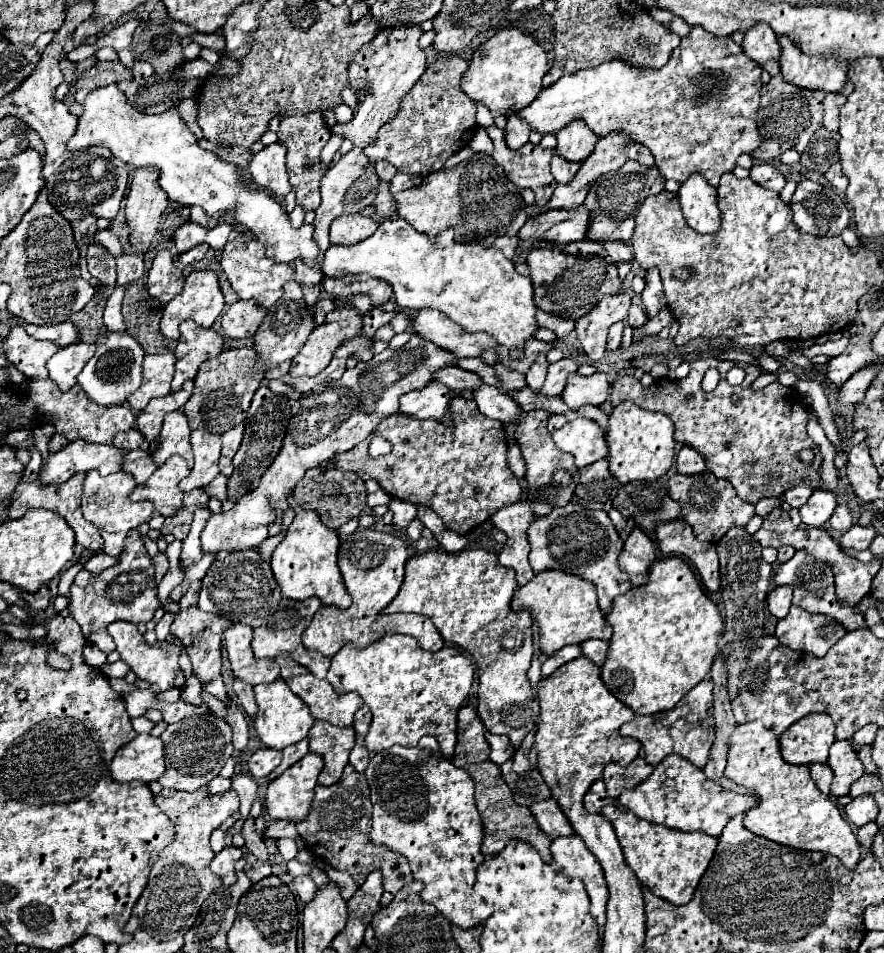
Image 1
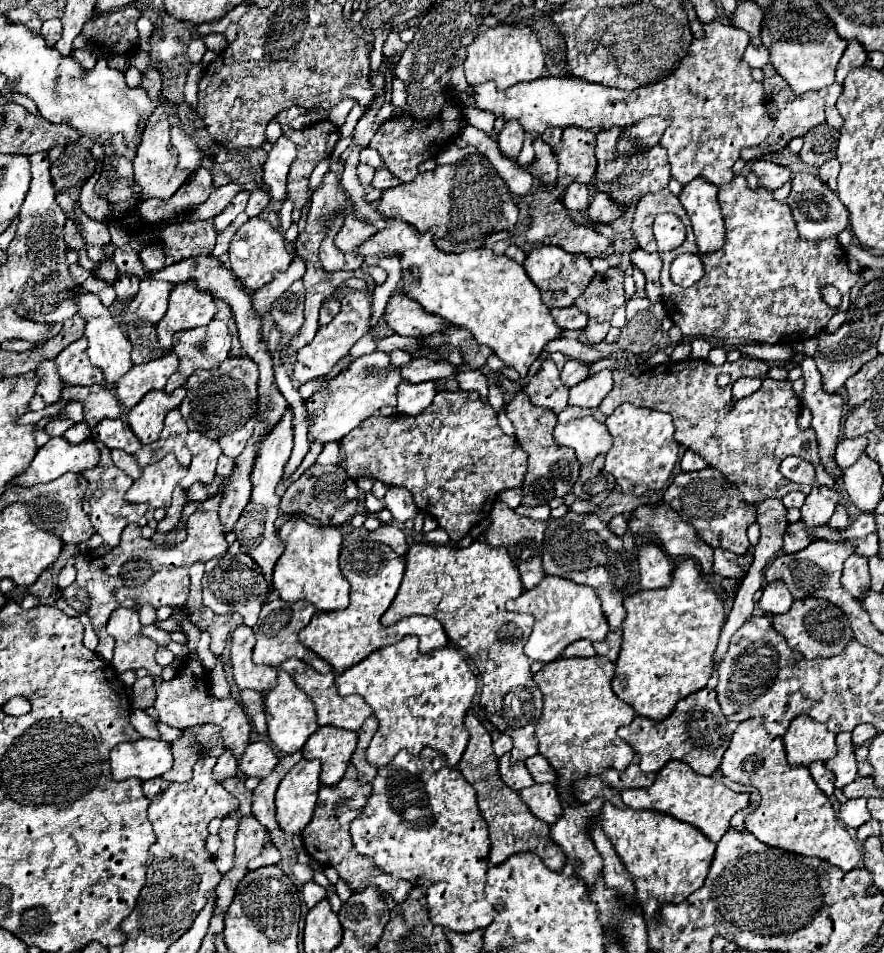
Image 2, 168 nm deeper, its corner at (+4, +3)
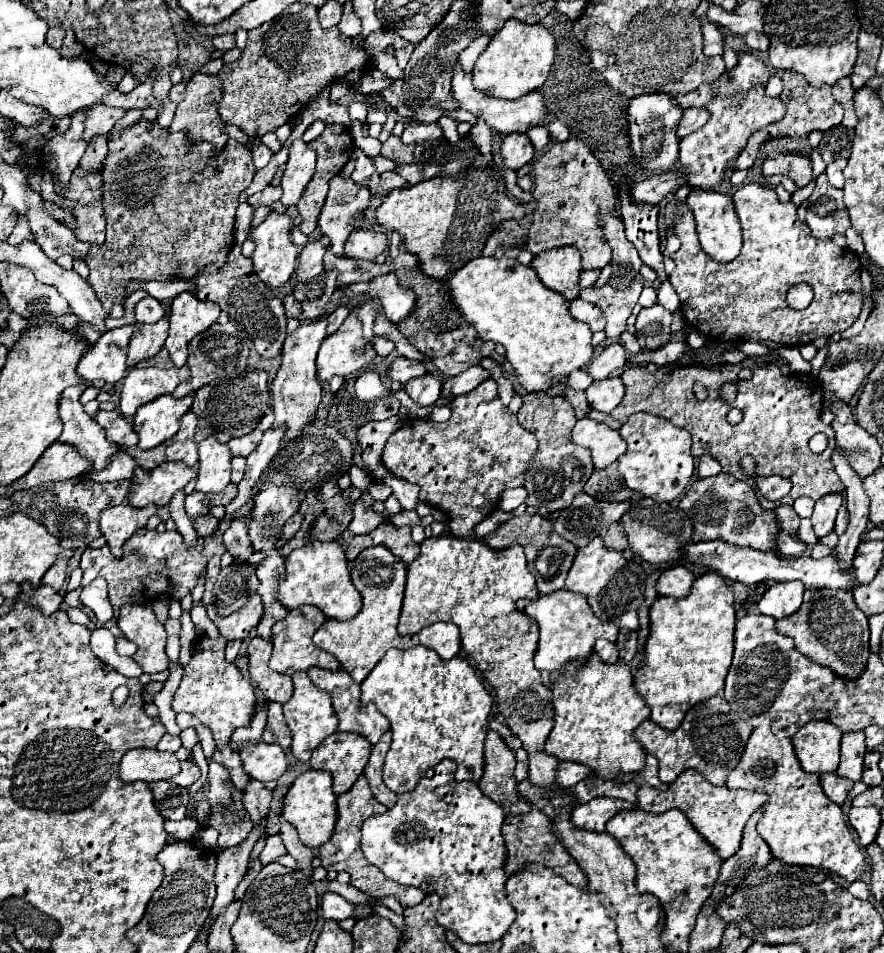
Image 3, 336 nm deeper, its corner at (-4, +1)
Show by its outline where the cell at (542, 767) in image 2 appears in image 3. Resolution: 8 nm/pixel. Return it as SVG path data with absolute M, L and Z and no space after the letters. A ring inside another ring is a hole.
M562 762L558 768L558 784L562 784L564 788L572 788L574 784L578 784L580 780L584 780L586 776L592 774L592 768L582 766L578 762Z

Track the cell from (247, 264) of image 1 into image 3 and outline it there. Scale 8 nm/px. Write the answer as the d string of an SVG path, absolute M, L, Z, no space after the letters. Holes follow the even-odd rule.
M270 212L266 216L266 220L254 228L250 232L250 238L256 242L256 250L252 254L252 262L254 262L254 270L258 274L258 278L268 284L268 286L284 286L292 274L298 268L298 256L300 250L298 246L292 242L290 238L290 230L292 230L292 218L288 214L278 214L278 212Z

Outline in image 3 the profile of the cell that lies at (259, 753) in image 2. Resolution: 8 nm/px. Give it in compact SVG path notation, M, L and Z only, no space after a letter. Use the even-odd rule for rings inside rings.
M266 742L242 744L240 758L246 774L260 782L278 780L288 766L286 754L278 744L266 744Z

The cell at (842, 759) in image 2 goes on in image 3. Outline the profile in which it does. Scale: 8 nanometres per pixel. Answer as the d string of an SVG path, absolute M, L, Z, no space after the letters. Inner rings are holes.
M844 732L840 746L840 766L836 774L852 782L858 782L864 770L864 756L866 756L864 732L850 732L850 734Z

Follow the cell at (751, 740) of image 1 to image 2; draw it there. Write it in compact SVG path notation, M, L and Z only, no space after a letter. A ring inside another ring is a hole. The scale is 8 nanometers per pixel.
M749 718L738 724L719 767L726 778L760 790L762 804L744 820L760 842L804 856L818 856L844 872L858 864L860 850L836 818L830 800L816 786L808 768L788 766L782 736L770 736L762 720Z

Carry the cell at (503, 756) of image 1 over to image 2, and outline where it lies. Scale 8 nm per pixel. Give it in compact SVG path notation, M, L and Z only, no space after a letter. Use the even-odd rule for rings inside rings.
M496 728L490 730L490 736L492 736L492 740L494 740L494 754L496 754L498 758L500 758L502 754L510 752L510 748L512 748L512 738L510 738L510 736L498 732Z

